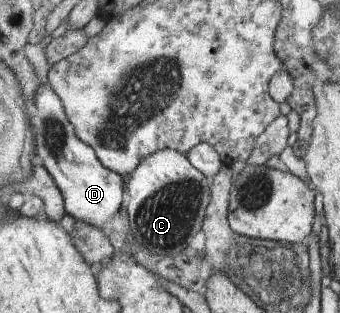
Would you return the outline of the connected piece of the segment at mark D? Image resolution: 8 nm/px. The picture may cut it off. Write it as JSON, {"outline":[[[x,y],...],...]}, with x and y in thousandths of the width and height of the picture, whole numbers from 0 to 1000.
{"outline":[[[144,262],[112,278],[106,326],[88,339],[88,380],[103,419],[106,492],[171,588],[188,633],[191,674],[206,693],[306,735],[347,671],[368,661],[374,610],[365,572],[350,553],[315,537],[288,508],[276,473],[229,438],[218,396],[194,367],[179,307]]]}

